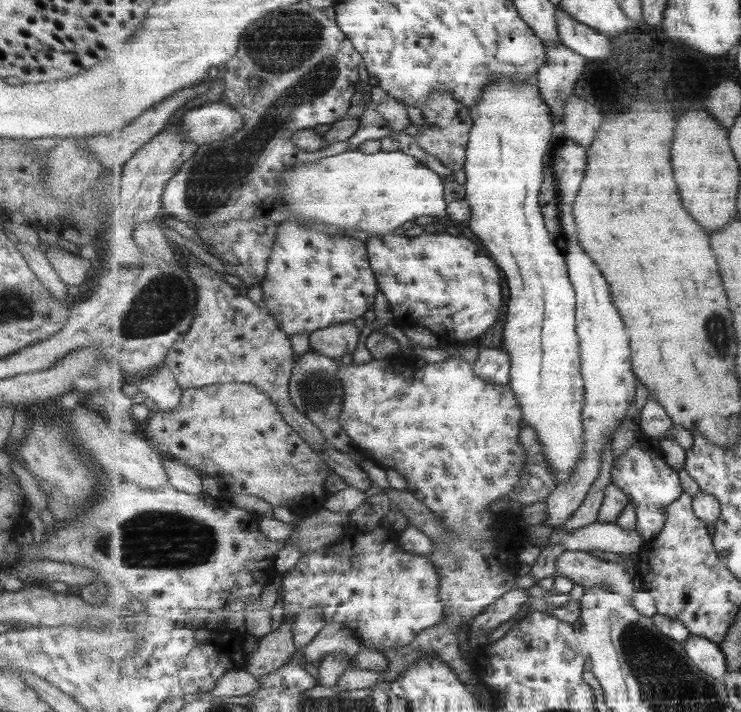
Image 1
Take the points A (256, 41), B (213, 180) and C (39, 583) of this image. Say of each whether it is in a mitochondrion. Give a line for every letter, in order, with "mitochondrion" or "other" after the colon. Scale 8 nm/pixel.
A: mitochondrion
B: mitochondrion
C: other

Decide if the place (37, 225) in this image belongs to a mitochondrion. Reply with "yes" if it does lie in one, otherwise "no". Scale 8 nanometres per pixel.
no

